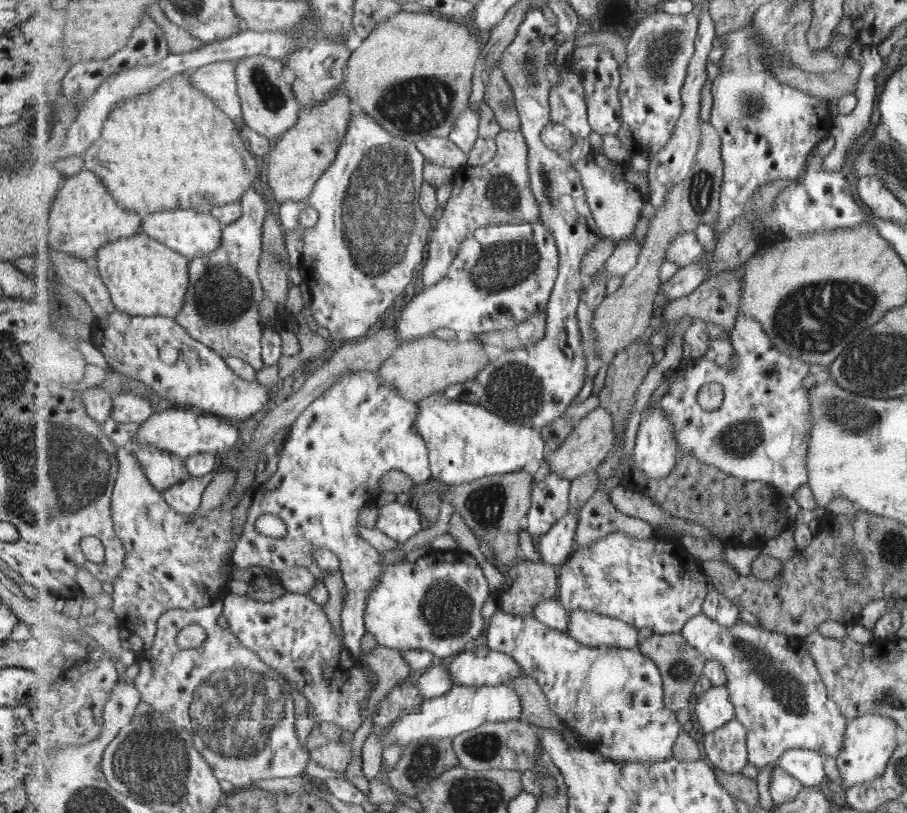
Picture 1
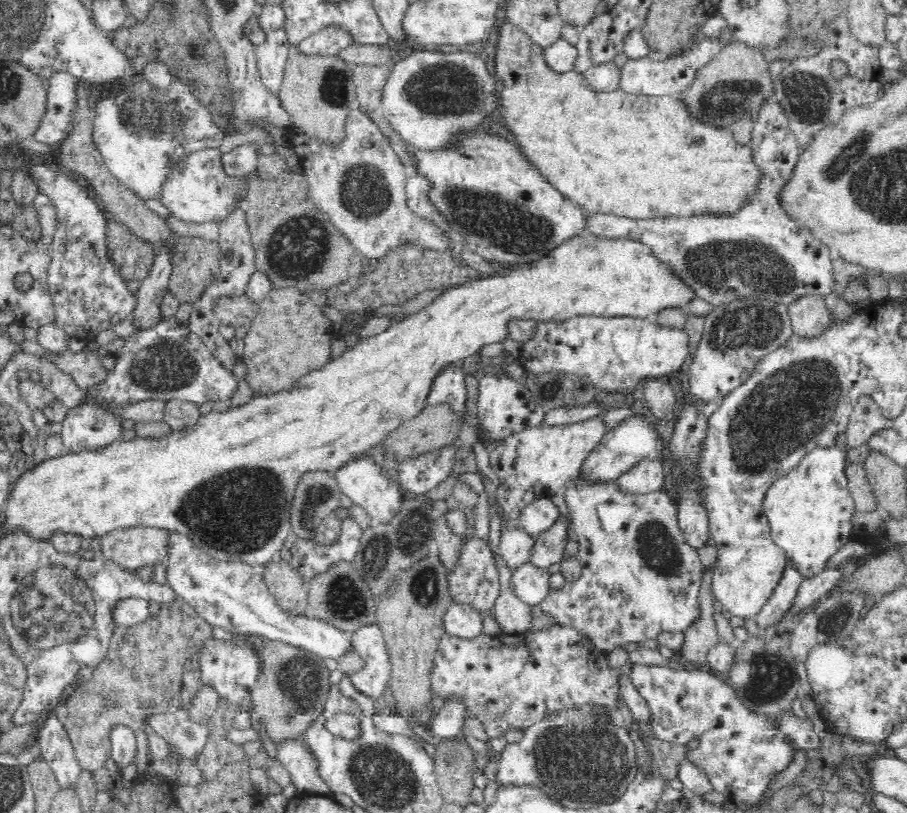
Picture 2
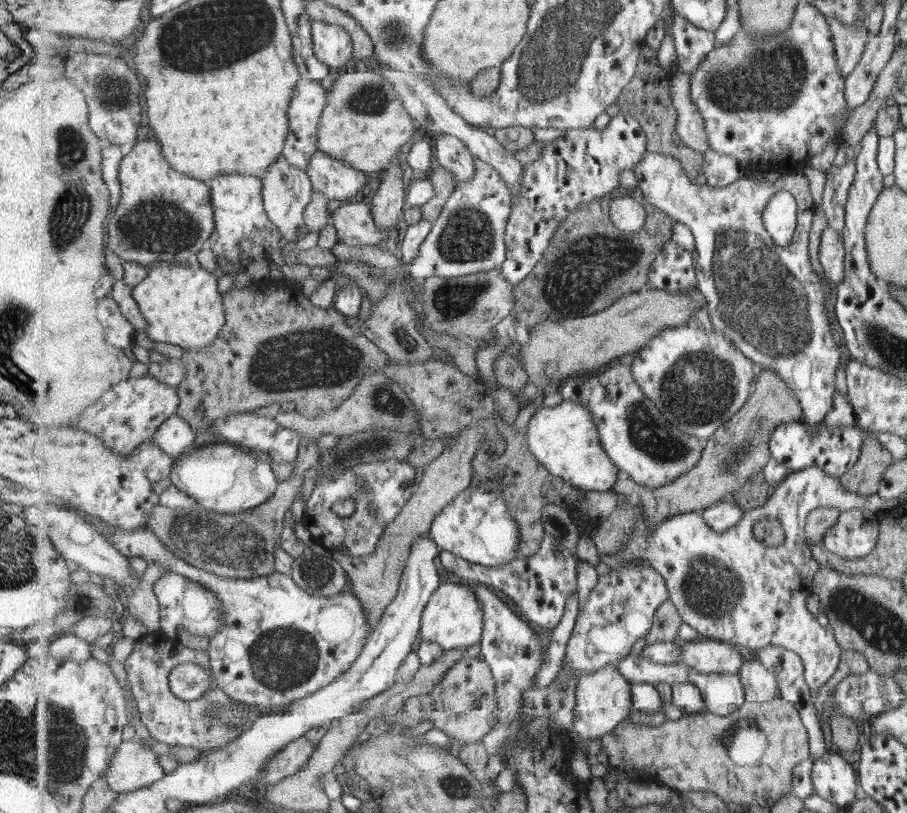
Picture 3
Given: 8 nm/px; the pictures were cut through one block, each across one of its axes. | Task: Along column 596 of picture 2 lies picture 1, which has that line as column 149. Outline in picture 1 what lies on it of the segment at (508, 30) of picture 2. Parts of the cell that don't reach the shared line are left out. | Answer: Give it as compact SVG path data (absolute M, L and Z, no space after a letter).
M193 70L174 74L173 78L154 85L151 92L119 101L116 107L112 109L109 118L105 121L103 136L91 146L91 148L99 148L99 150L86 150L85 164L87 164L87 168L91 172L97 172L105 180L105 184L109 186L109 191L111 191L113 197L116 198L117 203L123 209L141 215L176 209L210 210L215 207L226 206L229 203L241 202L245 192L249 192L251 189L258 189L259 168L257 168L257 164L259 157L253 154L251 149L248 148L247 142L239 137L235 121L226 112L223 112L223 109L216 104L212 97L207 96L199 88L196 88L196 85L192 83L192 74Z

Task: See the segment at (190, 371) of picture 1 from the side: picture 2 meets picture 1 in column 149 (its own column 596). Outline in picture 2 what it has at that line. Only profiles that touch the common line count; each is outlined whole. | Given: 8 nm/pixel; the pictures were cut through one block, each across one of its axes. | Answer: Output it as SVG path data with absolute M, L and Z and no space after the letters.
M575 315L566 321L538 321L537 323L534 338L522 344L518 358L519 364L522 364L527 374L538 375L552 370L565 372L567 376L588 379L600 394L617 390L632 392L642 378L667 380L672 372L685 369L690 359L686 331L660 325L658 322L651 324L647 319Z

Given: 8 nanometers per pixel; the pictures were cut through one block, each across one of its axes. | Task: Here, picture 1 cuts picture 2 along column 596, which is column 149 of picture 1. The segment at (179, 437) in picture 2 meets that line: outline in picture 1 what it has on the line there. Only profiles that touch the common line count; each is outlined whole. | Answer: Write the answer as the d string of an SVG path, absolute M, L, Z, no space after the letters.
M146 233L116 239L98 253L98 270L118 311L132 316L176 318L184 311L189 288L190 259Z

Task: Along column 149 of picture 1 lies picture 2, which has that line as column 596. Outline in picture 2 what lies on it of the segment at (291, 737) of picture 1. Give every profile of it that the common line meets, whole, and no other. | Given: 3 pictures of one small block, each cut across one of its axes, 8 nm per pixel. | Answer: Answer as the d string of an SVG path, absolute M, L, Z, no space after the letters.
M558 622L544 631L532 630L526 633L508 635L500 632L497 635L478 635L474 639L444 633L437 648L434 670L431 673L432 691L438 703L452 697L461 697L468 705L469 716L482 722L490 738L503 736L511 728L524 731L530 726L549 717L563 714L566 710L584 710L590 705L598 708L616 710L619 695L619 677L631 675L628 661L619 669L609 665L607 653L594 648L586 635L566 627Z

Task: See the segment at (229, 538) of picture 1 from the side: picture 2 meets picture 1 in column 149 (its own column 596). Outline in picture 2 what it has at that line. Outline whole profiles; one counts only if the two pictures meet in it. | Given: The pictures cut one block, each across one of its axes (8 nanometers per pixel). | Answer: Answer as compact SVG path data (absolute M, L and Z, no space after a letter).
M578 472L562 490L565 495L566 504L568 506L568 516L570 516L570 526L574 528L577 539L579 540L579 548L576 556L581 564L581 575L573 583L567 587L550 590L548 596L541 602L541 609L546 615L551 615L554 622L558 622L563 626L572 627L574 630L586 635L593 642L594 648L599 648L607 654L611 653L615 648L623 646L625 643L635 643L656 639L662 632L680 632L683 633L689 626L692 626L700 616L699 592L703 581L704 566L700 563L698 551L688 545L678 528L676 520L676 504L672 498L664 491L651 492L650 494L630 493L622 490L615 480L587 480L583 478L583 472Z

